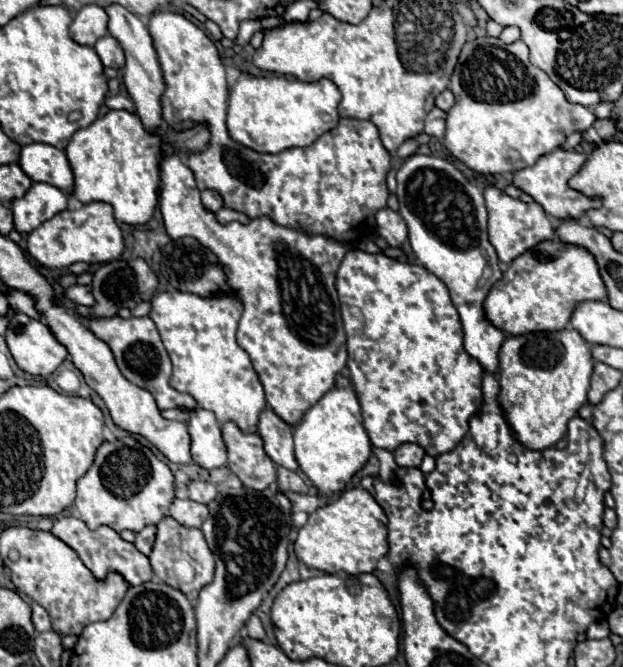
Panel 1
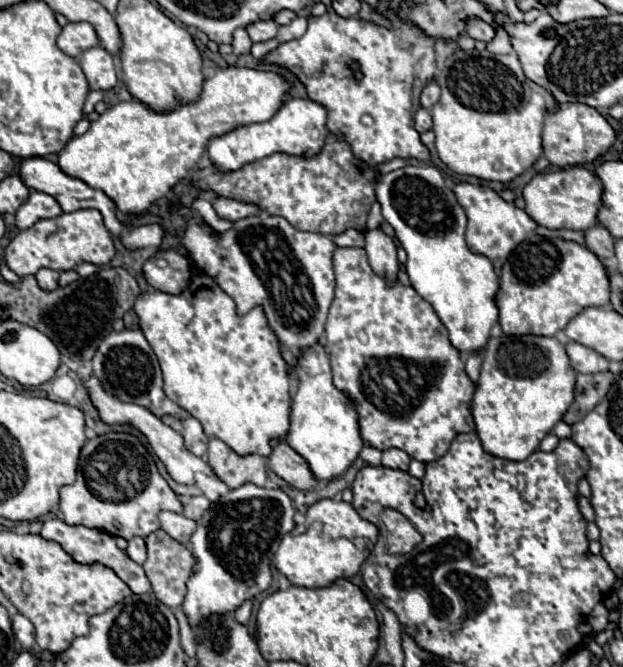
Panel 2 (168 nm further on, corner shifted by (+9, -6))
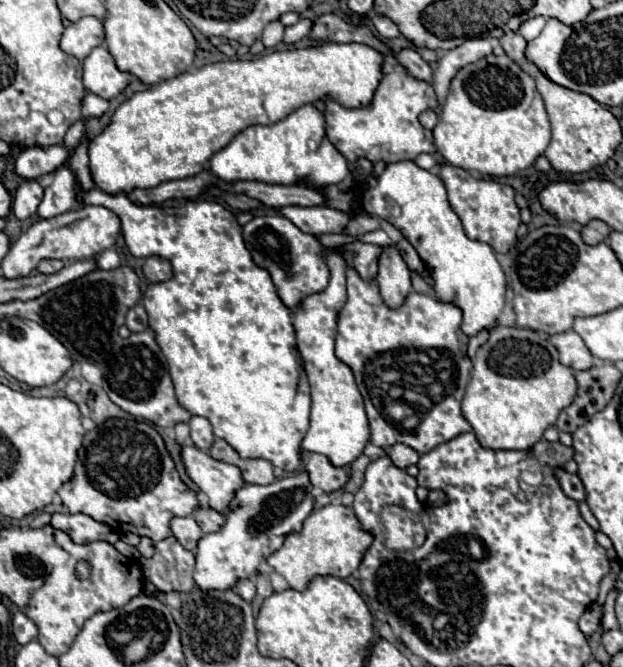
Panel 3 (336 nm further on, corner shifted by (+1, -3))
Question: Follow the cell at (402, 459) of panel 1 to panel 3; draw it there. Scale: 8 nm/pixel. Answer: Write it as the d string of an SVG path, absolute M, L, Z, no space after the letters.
M397 443L393 447L387 449L387 455L391 457L391 461L399 467L399 469L407 469L409 465L415 465L419 461L419 453L413 451L411 447L403 445L403 443Z

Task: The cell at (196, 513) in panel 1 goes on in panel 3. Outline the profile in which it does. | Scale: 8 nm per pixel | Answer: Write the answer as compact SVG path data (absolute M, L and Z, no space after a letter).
M187 515L187 517L173 517L171 519L171 531L177 537L177 541L185 549L189 549L189 551L195 551L197 541L203 537L201 527L197 525L197 521L191 515Z

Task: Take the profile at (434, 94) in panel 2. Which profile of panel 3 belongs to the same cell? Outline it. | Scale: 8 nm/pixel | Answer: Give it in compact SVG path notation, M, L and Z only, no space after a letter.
M403 49L397 53L401 65L405 65L407 73L411 73L415 79L421 79L421 81L427 81L427 83L433 83L433 67L429 63L425 63L417 51L411 51L411 49Z

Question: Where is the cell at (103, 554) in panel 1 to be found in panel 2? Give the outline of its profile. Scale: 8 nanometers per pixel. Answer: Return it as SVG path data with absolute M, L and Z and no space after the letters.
M47 518L43 522L43 530L41 536L47 540L55 540L63 546L63 550L79 564L91 564L91 562L101 562L109 568L115 570L115 574L135 592L135 594L147 594L151 590L151 584L143 572L143 568L139 564L135 564L125 552L121 552L115 544L115 538L103 530L95 530L95 528L87 528L87 526L71 526L59 518Z

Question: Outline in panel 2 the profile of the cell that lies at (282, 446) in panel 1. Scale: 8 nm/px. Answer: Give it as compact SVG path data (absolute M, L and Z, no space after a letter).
M273 442L273 454L269 456L269 464L277 476L281 476L287 484L297 490L311 490L317 486L317 478L311 476L311 468L303 456L299 456L287 442Z

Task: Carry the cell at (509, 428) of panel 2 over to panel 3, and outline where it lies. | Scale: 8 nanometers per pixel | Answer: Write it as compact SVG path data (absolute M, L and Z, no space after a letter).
M497 325L489 333L487 343L477 351L471 381L463 397L463 415L471 423L479 443L485 449L531 449L531 445L543 437L545 429L555 425L559 411L571 405L575 393L577 381L573 369L561 365L559 351L553 347L545 333Z

